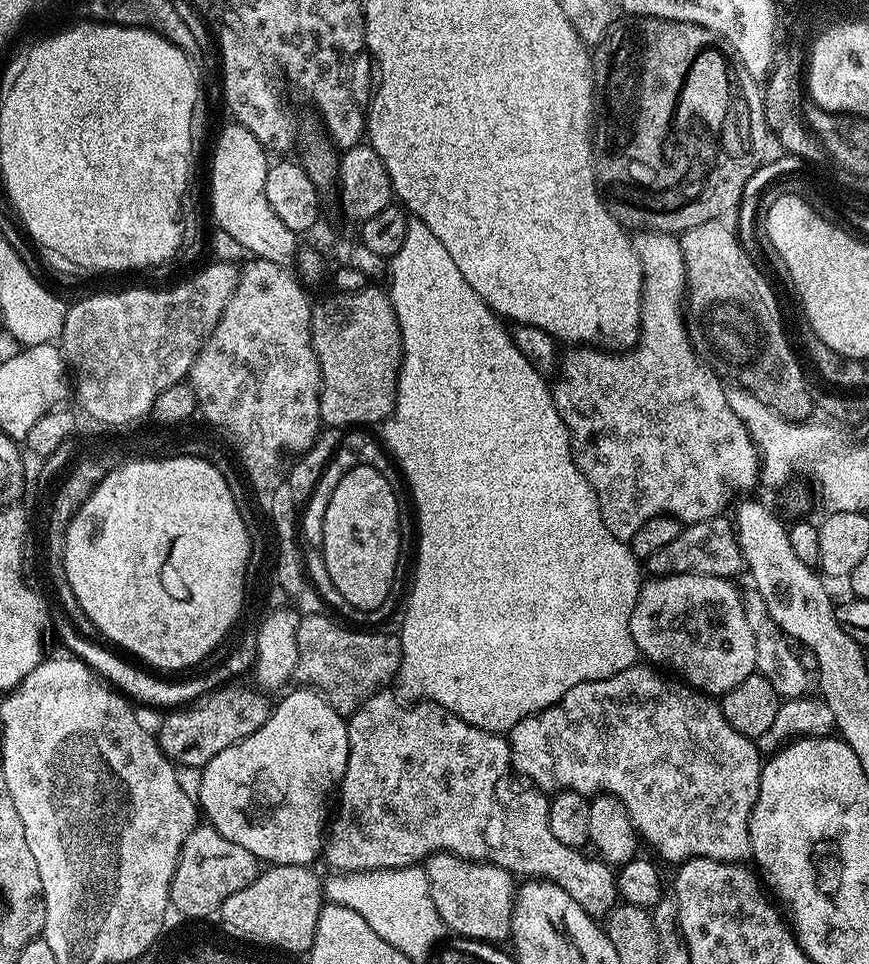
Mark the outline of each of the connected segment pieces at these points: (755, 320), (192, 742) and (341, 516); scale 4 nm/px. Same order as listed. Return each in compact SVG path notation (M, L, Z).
M723 219L702 222L702 226L687 228L678 236L684 259L686 303L683 309L688 338L701 357L709 361L728 360L729 366L736 371L735 383L750 390L758 402L766 402L770 410L782 414L782 418L787 420L807 421L811 417L808 415L814 412L814 392L812 388L808 389L804 368L784 333L784 320L780 317L781 301L768 285L765 276L756 269L754 262L750 262L746 250L740 244L739 235L724 223Z
M236 686L217 688L216 691L193 700L187 706L177 707L165 715L168 717L160 724L158 743L173 765L203 770L210 758L214 758L214 754L222 754L222 750L245 740L272 717L273 701L268 701L263 691L255 687L234 687Z
M372 464L354 466L342 474L342 482L334 489L330 506L326 506L326 526L324 527L324 568L328 571L328 580L332 584L340 583L340 596L356 608L360 603L380 608L384 596L392 592L392 583L396 580L396 567L400 564L400 504L396 501L397 489L382 478L380 469Z

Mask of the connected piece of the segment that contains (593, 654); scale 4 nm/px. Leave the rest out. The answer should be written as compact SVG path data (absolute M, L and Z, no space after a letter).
M409 219L406 242L402 242L402 250L398 250L398 254L394 254L387 261L387 276L386 291L394 306L394 314L398 318L402 354L400 355L400 377L396 380L396 405L392 413L388 415L388 419L383 421L384 436L382 435L382 443L387 448L388 455L395 460L396 467L400 469L403 483L412 487L412 500L416 503L416 524L420 527L420 545L416 548L416 577L412 580L412 593L409 594L408 605L404 608L404 621L401 622L400 629L398 629L400 649L402 650L398 684L401 684L412 695L409 697L431 700L434 704L441 704L446 710L458 714L458 718L470 722L470 726L478 726L487 732L508 734L511 733L514 726L518 726L518 722L522 722L522 718L559 704L560 699L566 694L566 690L574 690L574 686L578 686L582 682L594 682L602 678L610 678L614 674L622 674L622 670L633 668L638 663L636 643L630 634L630 614L638 602L642 583L642 575L640 576L642 564L625 541L614 538L614 534L610 534L610 530L606 530L606 522L602 522L602 510L598 506L598 498L594 494L590 482L582 474L582 470L578 470L578 466L572 457L572 440L568 437L568 427L564 425L556 409L549 381L544 381L547 379L540 371L534 366L530 366L530 362L526 362L526 358L513 339L513 333L508 328L507 330L504 329L506 327L505 321L488 307L488 303L477 294L474 286L470 286L470 282L466 282L466 278L462 278L462 270L458 270L458 266L454 262L454 258L450 258L446 246L442 246L442 242L438 242L438 238L434 238L434 234L430 234L430 230L421 220Z

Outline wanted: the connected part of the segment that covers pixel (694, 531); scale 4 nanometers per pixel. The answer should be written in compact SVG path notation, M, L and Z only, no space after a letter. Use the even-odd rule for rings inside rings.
M727 515L711 516L702 522L681 527L678 538L670 546L662 546L654 555L647 557L646 568L653 577L670 576L678 572L697 572L699 576L736 578L745 571L744 555L740 552L736 525Z

